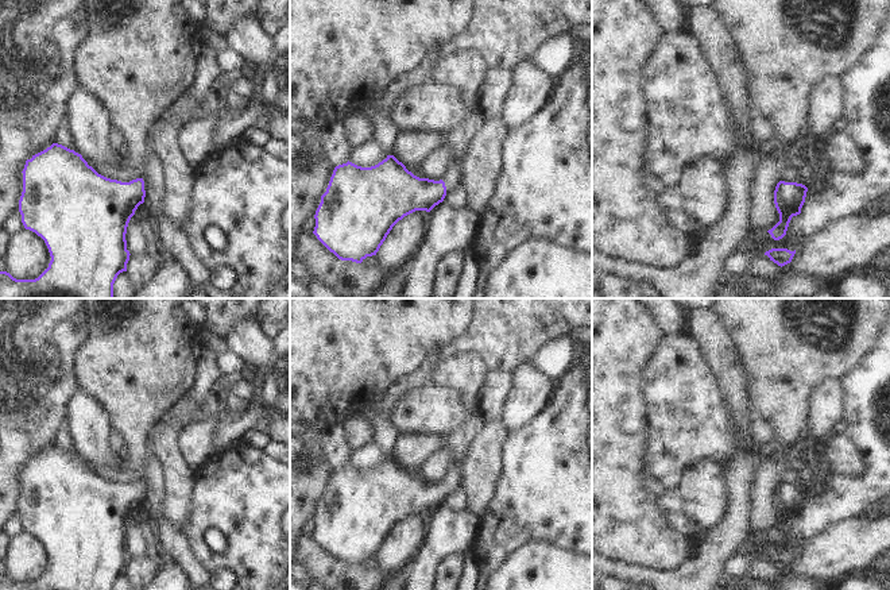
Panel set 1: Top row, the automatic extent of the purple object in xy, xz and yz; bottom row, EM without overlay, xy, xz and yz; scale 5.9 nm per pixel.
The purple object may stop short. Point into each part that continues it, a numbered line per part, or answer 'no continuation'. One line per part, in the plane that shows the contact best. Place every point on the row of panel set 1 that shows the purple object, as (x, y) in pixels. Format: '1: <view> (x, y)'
1: xz (468, 70)

